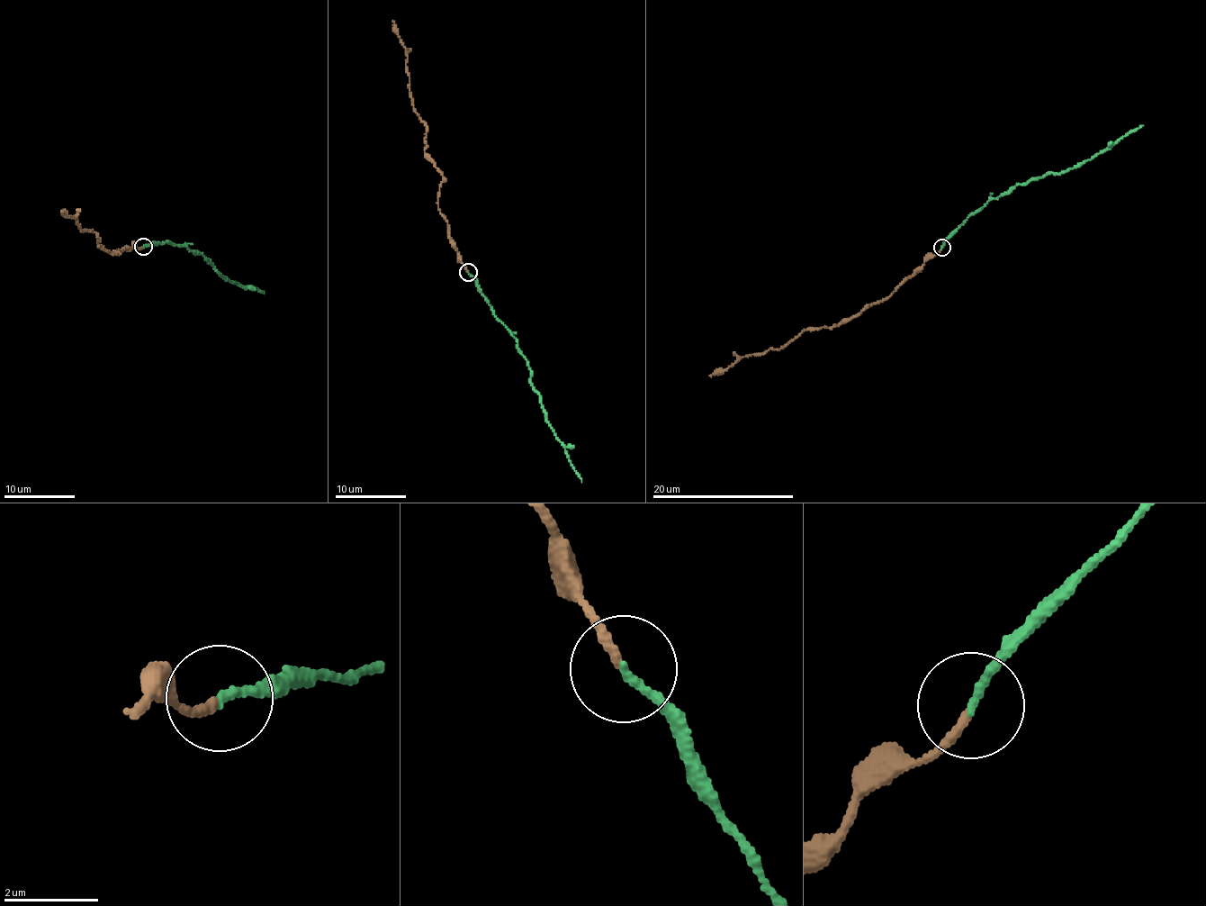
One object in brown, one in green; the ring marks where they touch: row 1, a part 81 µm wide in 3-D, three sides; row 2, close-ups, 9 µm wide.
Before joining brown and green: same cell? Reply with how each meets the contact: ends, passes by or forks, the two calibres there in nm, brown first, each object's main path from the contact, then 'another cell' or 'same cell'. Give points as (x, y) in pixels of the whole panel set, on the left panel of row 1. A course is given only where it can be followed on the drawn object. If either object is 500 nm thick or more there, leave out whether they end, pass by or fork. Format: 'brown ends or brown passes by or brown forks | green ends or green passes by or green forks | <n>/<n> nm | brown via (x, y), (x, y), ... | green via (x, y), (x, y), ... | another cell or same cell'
brown ends | green ends | 180/170 nm | brown via (142, 247), (112, 254), (98, 246), (92, 230), (80, 230), (76, 214), (67, 216), (61, 210) | green via (144, 247), (168, 242), (187, 248), (209, 259), (225, 280), (264, 293) | another cell

